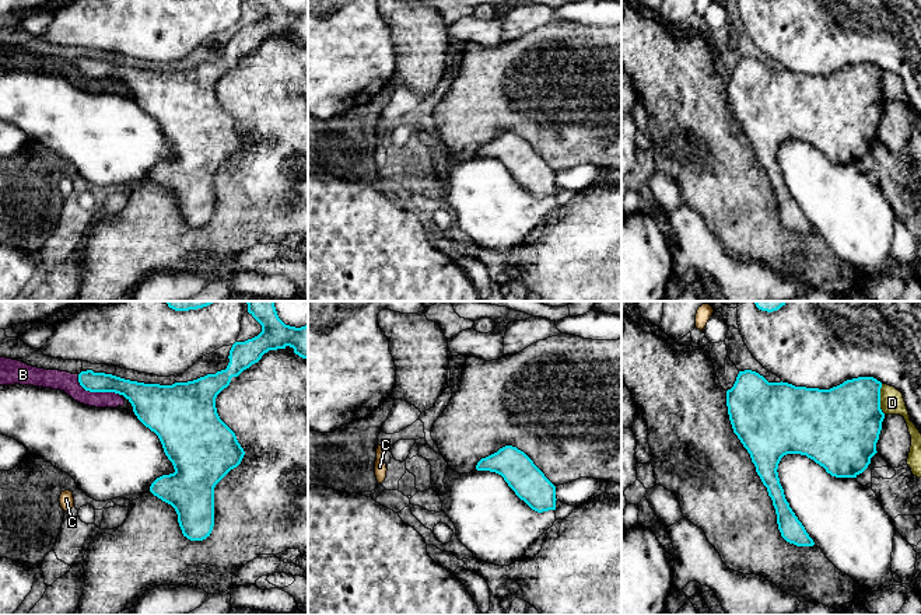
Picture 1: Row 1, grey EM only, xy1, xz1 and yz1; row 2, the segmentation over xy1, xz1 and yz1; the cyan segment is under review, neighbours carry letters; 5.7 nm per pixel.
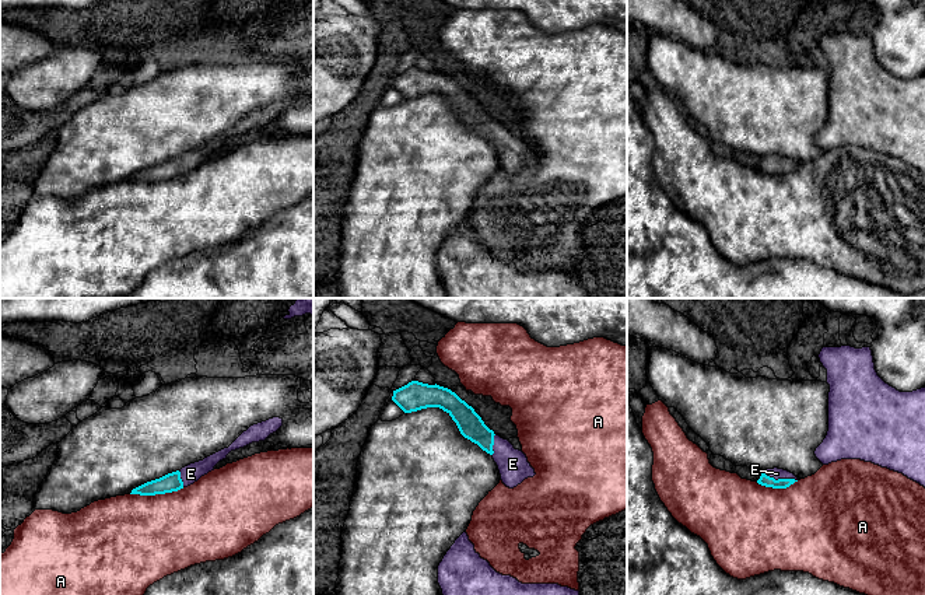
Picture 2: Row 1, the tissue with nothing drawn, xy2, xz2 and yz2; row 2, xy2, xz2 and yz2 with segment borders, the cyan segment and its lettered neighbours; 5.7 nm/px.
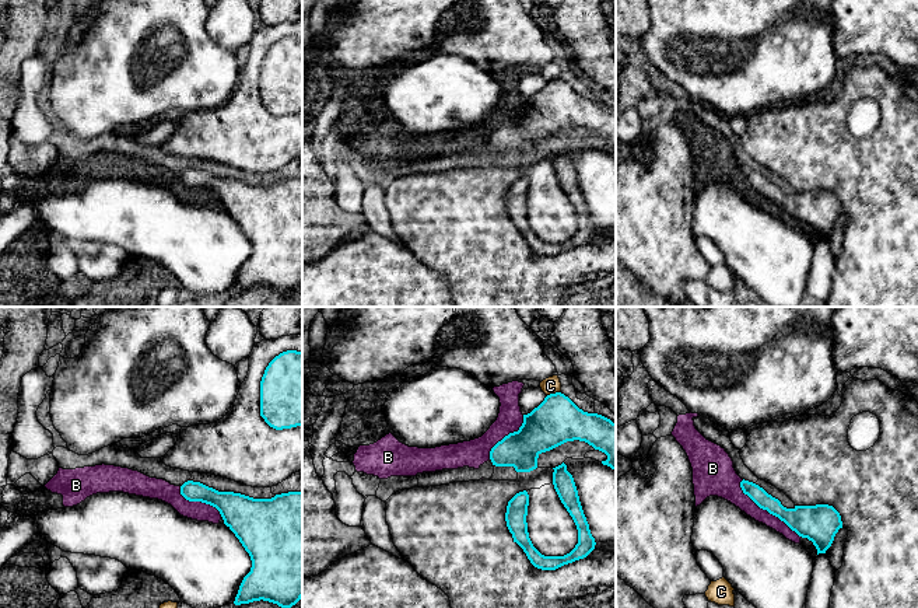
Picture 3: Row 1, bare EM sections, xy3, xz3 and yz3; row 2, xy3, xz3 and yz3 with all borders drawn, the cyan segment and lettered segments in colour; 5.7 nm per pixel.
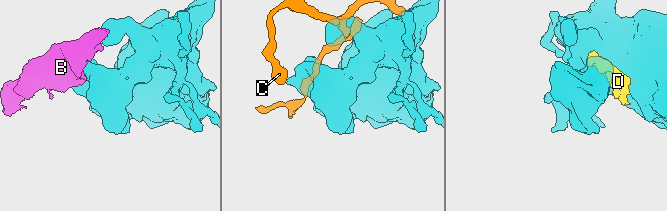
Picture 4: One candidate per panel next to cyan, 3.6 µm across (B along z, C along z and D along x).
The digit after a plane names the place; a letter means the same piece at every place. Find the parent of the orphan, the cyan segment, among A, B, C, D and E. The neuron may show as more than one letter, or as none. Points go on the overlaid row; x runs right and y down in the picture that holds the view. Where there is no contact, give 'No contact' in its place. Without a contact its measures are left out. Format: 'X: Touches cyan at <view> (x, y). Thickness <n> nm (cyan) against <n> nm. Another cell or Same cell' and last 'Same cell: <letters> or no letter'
A: Touches cyan at xy2 (157, 493). Thickness 110 nm (cyan) against 480 nm. Another cell
B: Touches cyan at yz3 (768, 512). Thickness 190 nm (cyan) against 120 nm. Another cell
C: Touches cyan at xz3 (553, 394). Thickness 280 nm (cyan) against 100 nm. Another cell
D: Touches cyan at yz1 (879, 399). Thickness 440 nm (cyan) against 140 nm. Another cell
E: Touches cyan at yz2 (780, 479). Thickness 70 nm (cyan) against 70 nm. Same cell
Same cell: E

